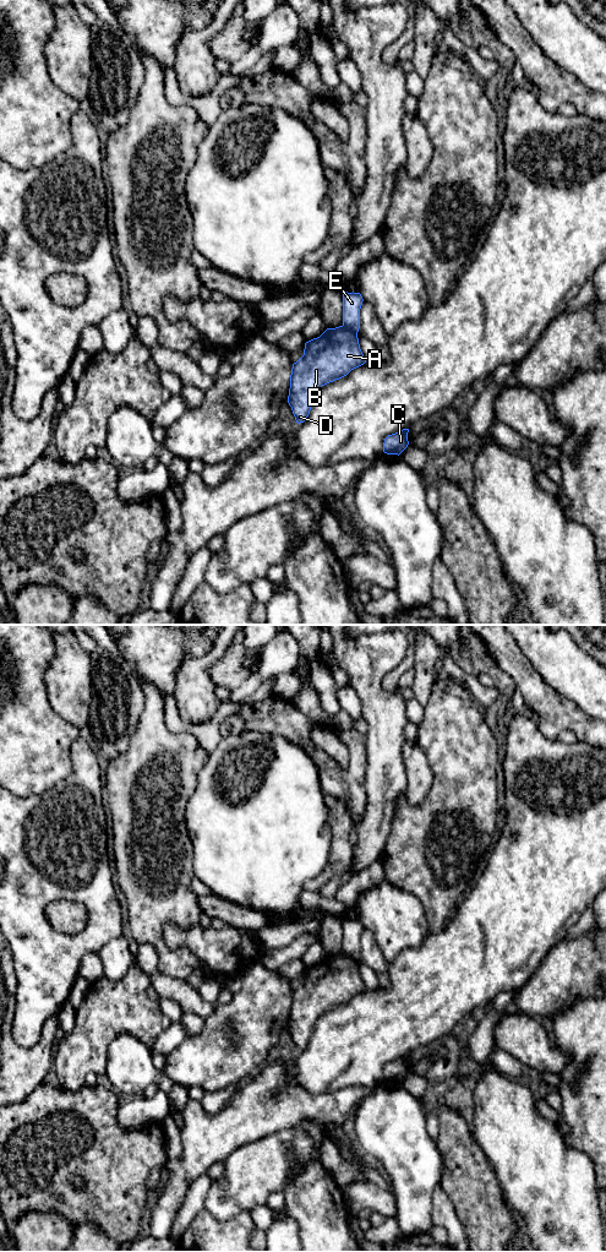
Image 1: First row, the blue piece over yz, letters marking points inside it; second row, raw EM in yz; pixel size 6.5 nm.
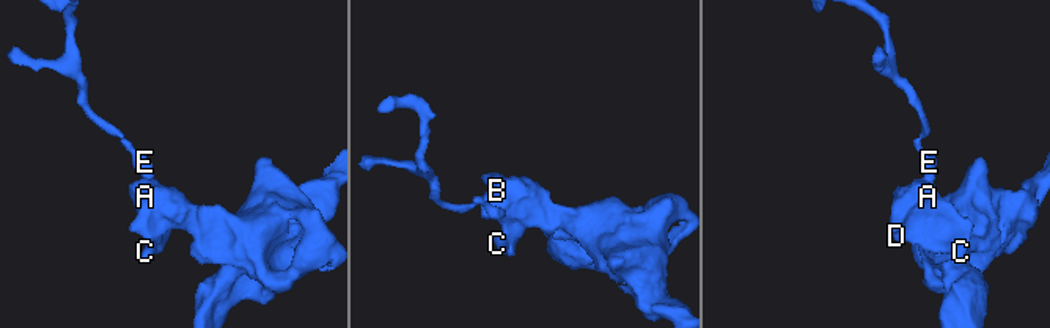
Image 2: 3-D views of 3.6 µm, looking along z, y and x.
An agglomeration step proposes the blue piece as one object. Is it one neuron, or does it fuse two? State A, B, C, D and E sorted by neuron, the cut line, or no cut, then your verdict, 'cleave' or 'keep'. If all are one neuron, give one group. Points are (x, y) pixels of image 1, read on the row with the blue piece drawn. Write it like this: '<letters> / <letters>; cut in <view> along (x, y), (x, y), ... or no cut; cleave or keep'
A B C D / E; cut in yz along (343, 325), (356, 333); cleave

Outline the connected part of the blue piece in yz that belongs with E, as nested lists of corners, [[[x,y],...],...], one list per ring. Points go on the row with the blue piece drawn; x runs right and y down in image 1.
[[[343,293],[343,326],[357,333],[360,328],[360,309],[362,305],[360,293]]]

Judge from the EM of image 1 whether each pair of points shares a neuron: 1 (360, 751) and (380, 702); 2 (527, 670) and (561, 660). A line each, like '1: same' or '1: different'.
1: different
2: different

